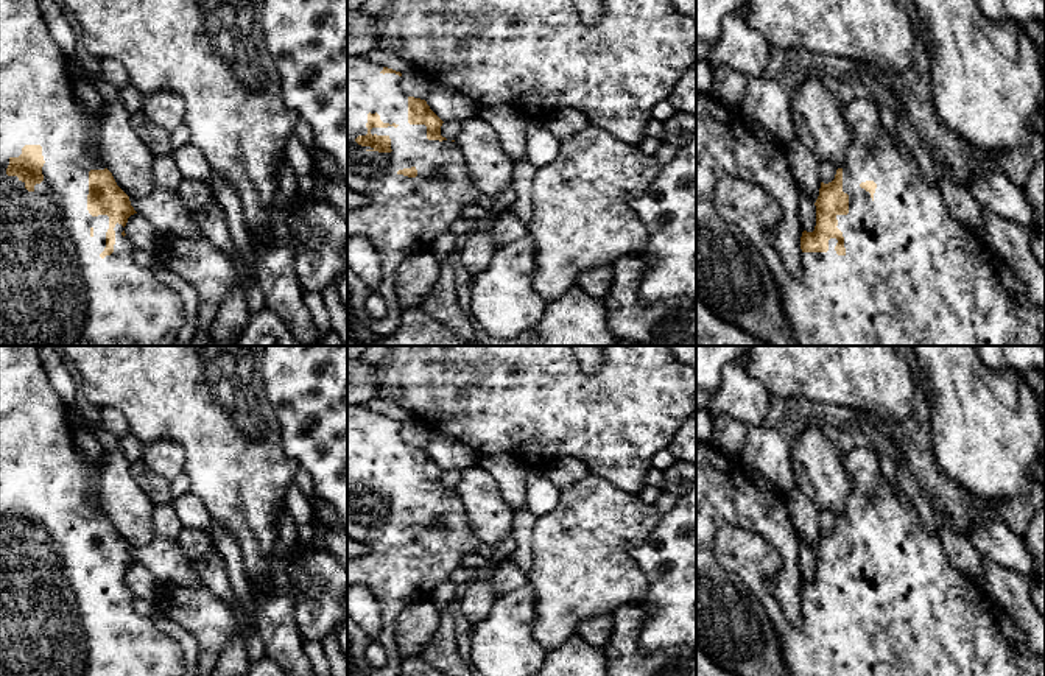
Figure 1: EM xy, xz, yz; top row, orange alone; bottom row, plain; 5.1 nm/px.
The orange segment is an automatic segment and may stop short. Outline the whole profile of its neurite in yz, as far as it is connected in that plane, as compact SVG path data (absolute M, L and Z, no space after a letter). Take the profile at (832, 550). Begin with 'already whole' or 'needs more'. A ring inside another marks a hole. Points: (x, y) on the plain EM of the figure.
needs more; M860 441L860 444L844 455L844 466L852 478L847 505L841 517L836 519L835 528L829 533L821 531L816 555L816 575L813 581L802 581L802 625L794 626L783 614L780 603L776 598L769 579L780 573L783 569L782 555L772 547L771 542L762 536L735 525L723 525L715 537L715 558L718 564L735 575L738 575L748 589L758 598L768 612L774 629L779 637L780 653L791 676L1045 676L1045 657L1037 656L1026 643L1025 632L1019 623L1001 609L980 586L959 573L948 561L938 533L925 530L920 516L913 505L899 498L891 483L880 470L878 449L872 444Z

